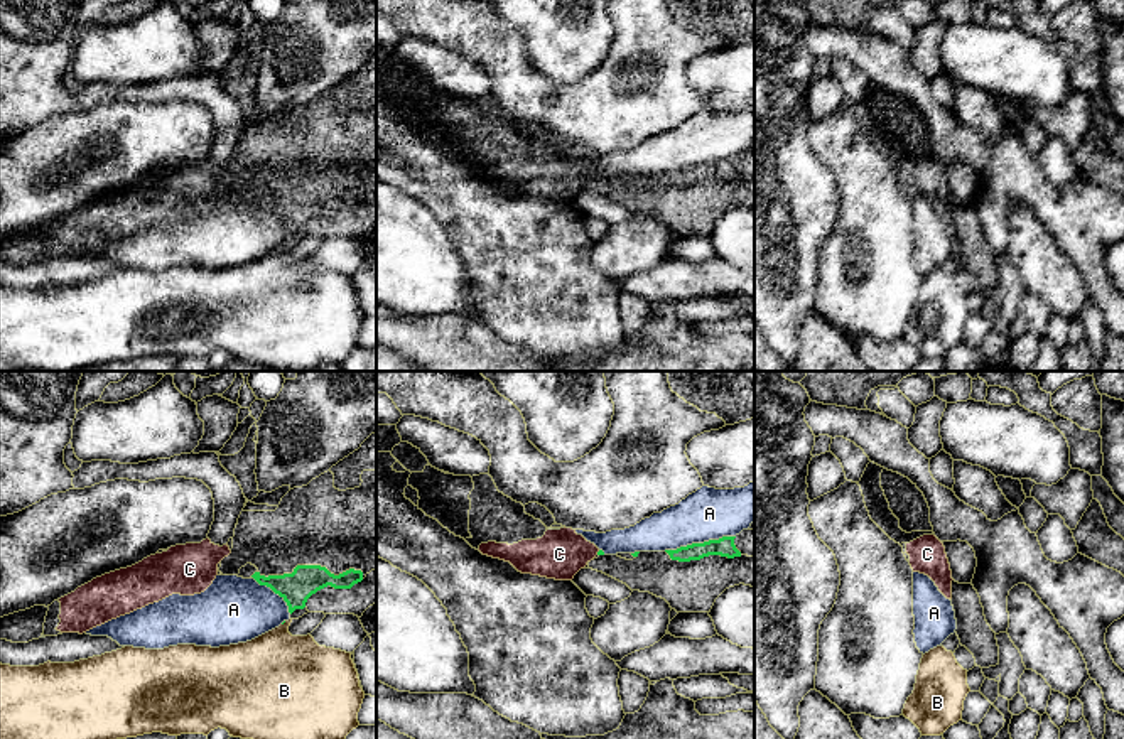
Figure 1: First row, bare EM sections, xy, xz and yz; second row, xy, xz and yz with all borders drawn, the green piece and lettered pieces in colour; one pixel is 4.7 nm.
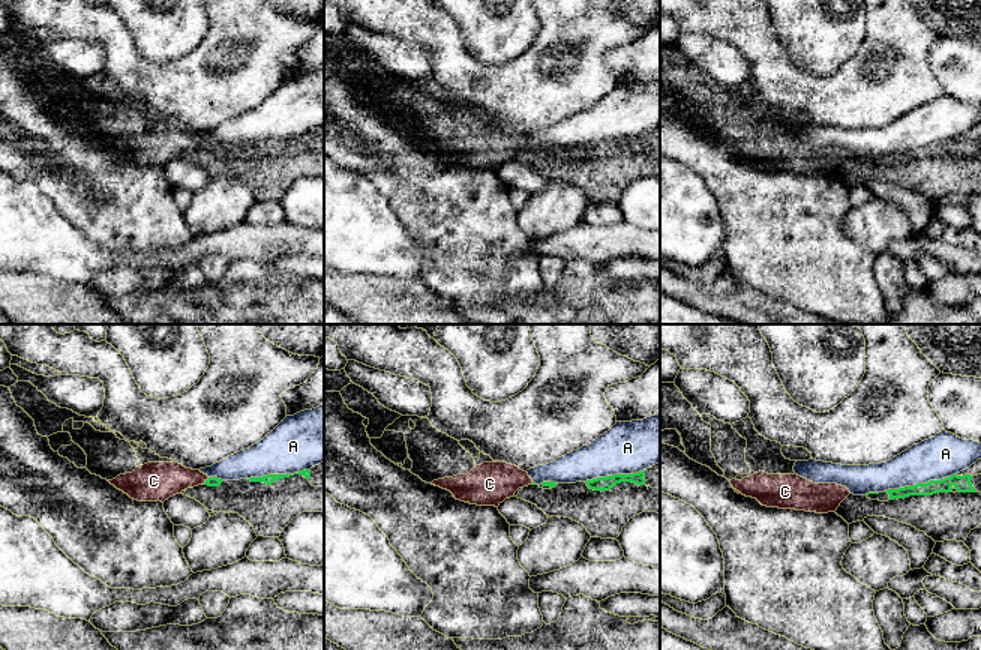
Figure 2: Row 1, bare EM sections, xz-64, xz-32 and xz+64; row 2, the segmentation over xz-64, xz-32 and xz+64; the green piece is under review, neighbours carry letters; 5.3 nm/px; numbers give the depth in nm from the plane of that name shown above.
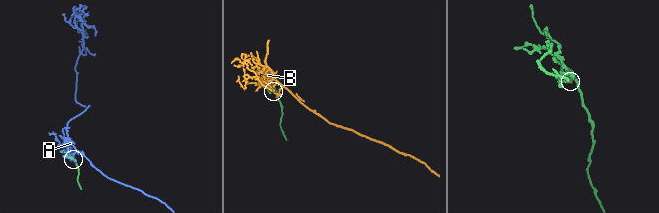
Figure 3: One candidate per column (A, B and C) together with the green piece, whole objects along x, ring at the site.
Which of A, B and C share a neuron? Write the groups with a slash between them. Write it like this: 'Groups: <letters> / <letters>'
Groups: A / B / C

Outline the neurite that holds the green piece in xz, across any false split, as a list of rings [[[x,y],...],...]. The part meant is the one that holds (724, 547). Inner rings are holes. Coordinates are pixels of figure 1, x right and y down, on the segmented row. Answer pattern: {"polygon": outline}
{"polygon": [[[743,530],[736,537],[722,537],[704,543],[692,543],[677,550],[665,550],[672,560],[690,562],[709,555],[721,555],[727,558],[748,555],[754,557],[754,530]]]}

